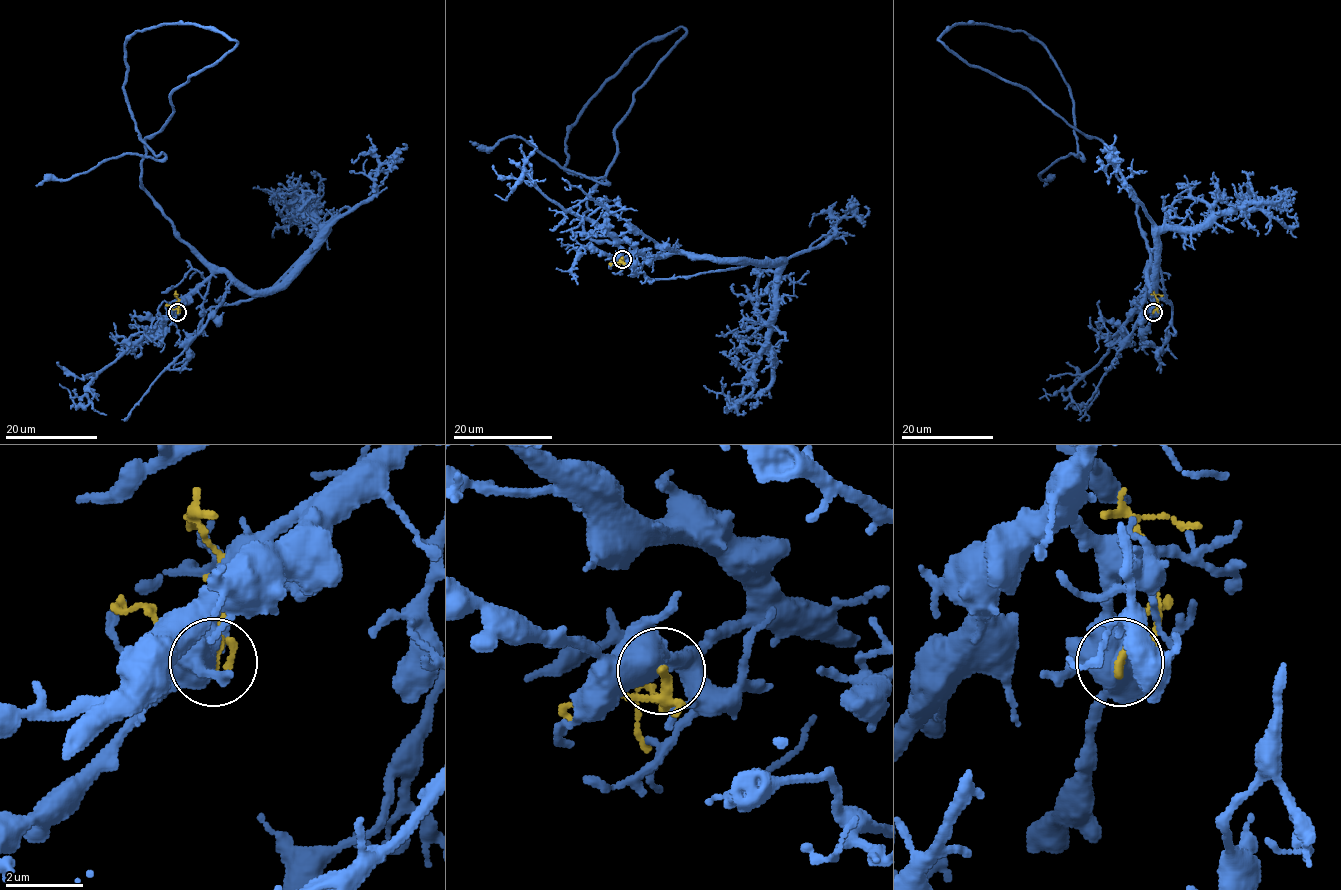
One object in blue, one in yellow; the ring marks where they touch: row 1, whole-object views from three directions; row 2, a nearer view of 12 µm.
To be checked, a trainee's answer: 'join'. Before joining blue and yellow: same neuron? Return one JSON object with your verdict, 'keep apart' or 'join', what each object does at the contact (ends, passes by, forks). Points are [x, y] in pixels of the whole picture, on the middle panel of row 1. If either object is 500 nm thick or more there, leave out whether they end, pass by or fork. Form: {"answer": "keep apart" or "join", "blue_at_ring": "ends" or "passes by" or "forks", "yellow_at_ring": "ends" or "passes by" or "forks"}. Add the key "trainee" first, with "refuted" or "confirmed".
{"trainee": "refuted", "answer": "keep apart"}

